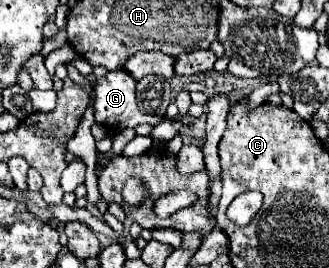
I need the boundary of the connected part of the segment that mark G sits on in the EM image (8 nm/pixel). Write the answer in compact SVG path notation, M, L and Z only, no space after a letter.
M122 69L110 71L94 85L94 119L110 131L140 124L158 125L162 117L144 115L136 107L136 81Z

